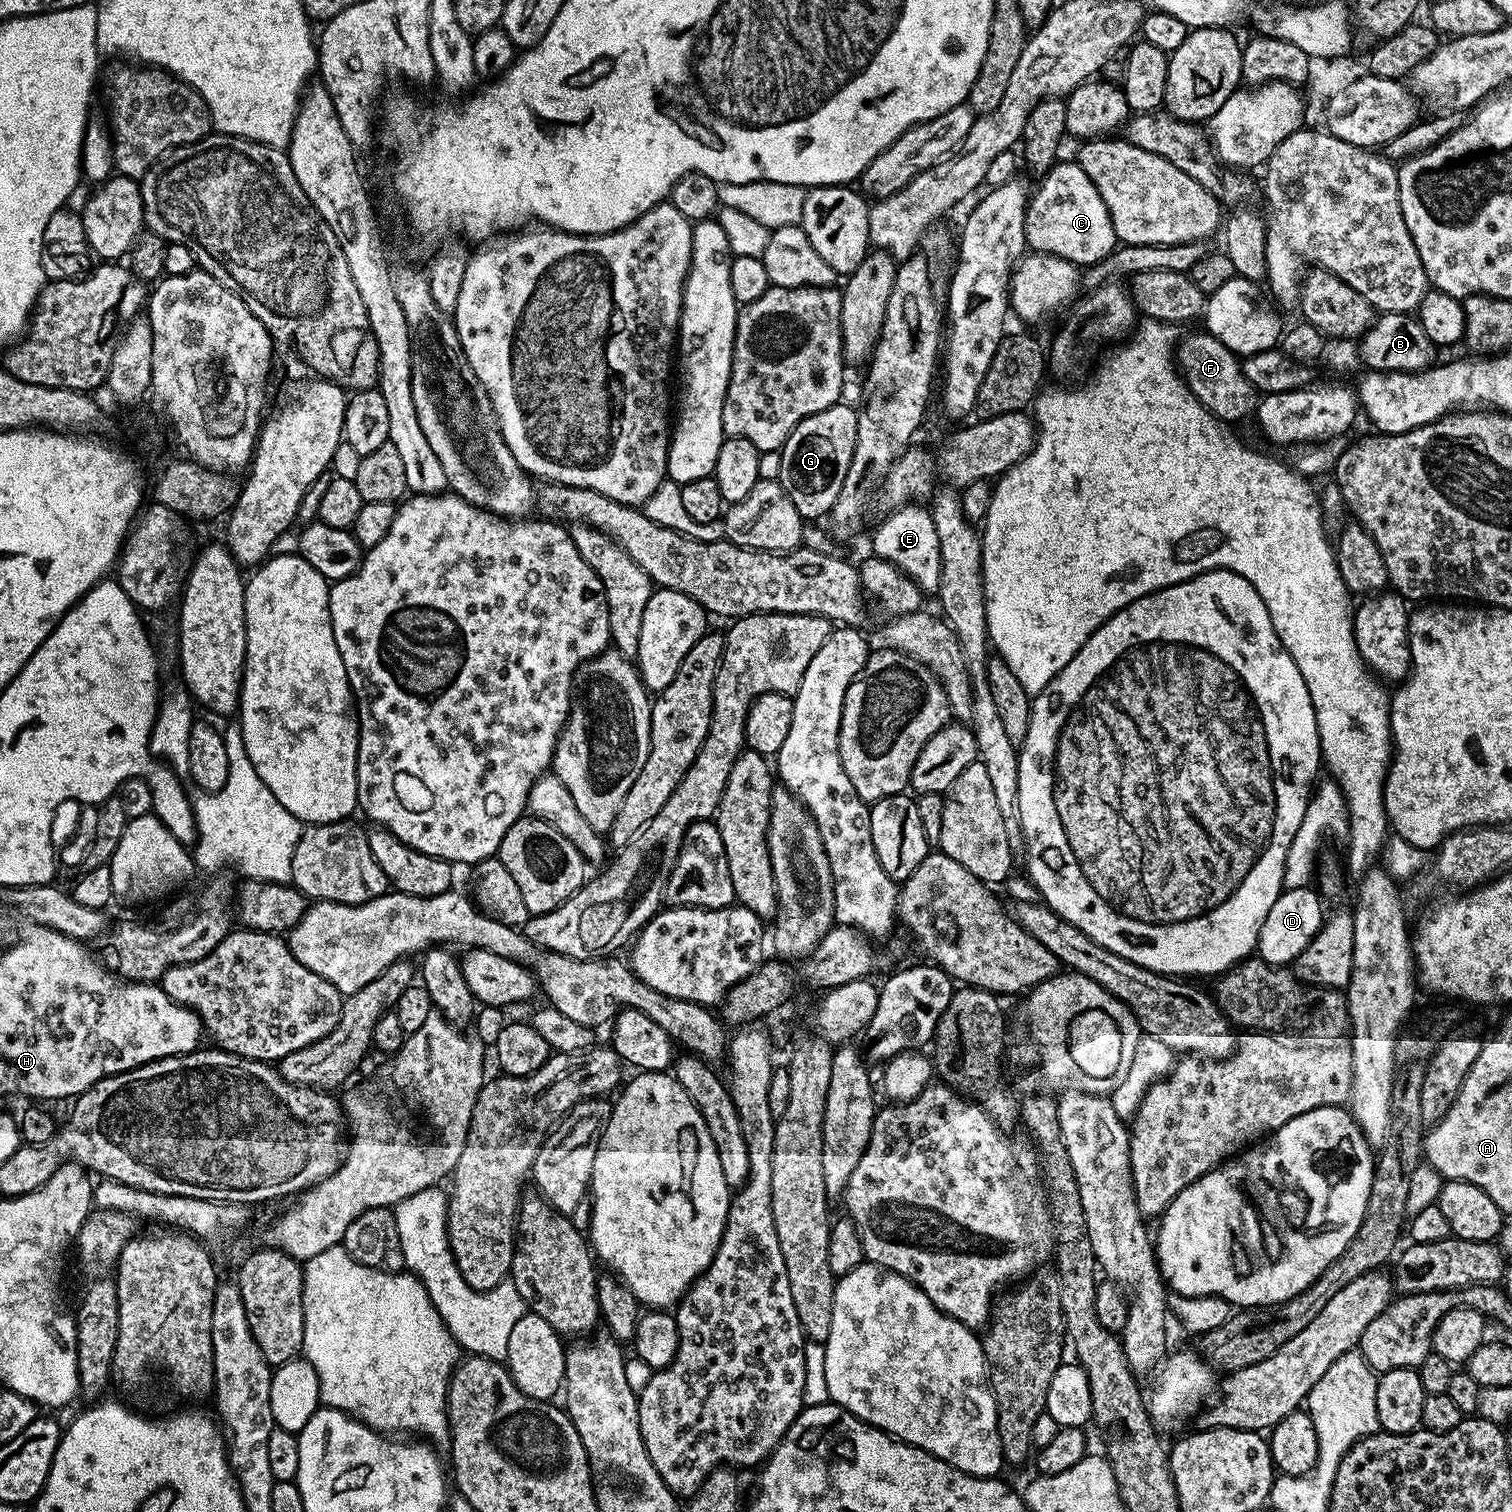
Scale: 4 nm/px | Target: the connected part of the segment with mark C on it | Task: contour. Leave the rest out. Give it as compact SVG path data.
M1075 162L1053 164L1050 171L1043 173L1041 180L1044 181L1031 193L1028 212L1024 216L1027 247L1032 252L1061 256L1077 266L1091 266L1106 259L1118 241L1106 202L1102 202L1094 182L1086 178Z

